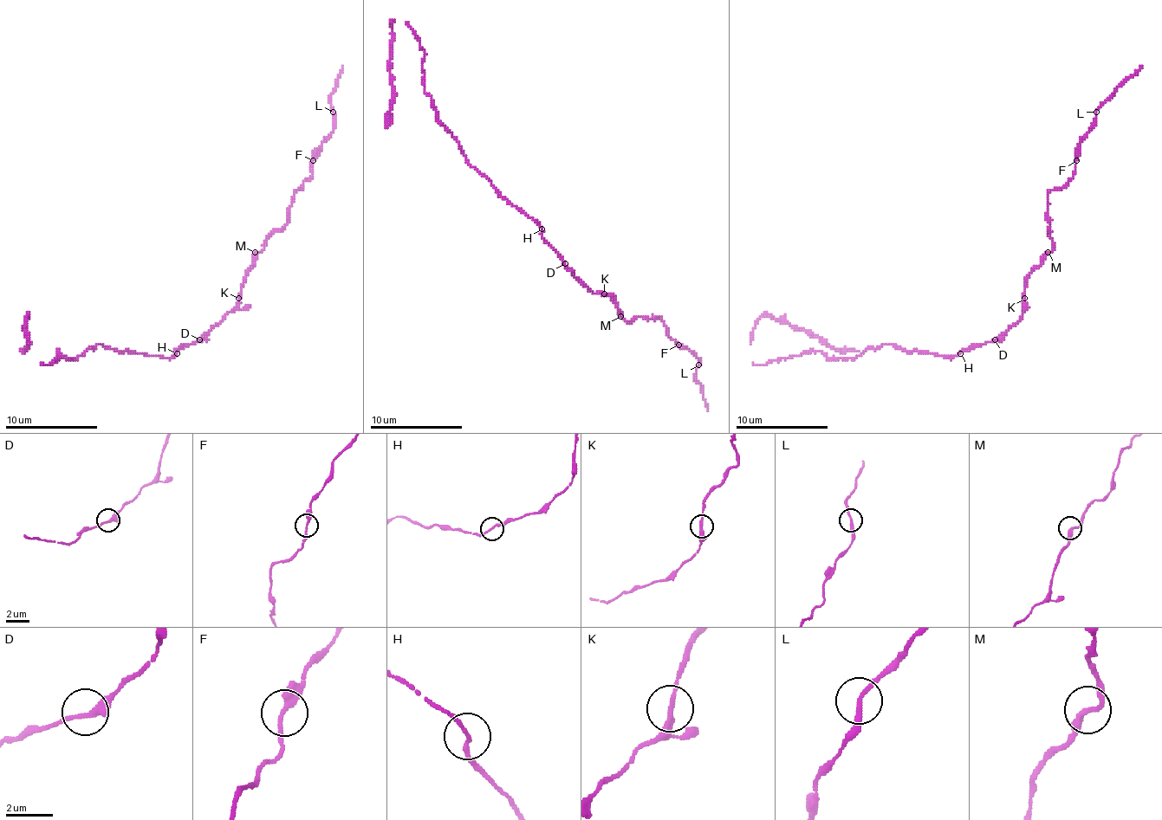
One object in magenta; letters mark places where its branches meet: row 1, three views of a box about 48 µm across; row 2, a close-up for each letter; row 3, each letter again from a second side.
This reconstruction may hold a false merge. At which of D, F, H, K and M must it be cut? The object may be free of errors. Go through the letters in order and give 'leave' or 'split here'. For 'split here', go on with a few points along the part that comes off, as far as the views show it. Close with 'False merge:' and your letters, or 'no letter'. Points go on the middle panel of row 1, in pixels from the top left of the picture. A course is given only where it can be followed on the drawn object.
D: leave
F: leave
H: leave
K: leave
M: leave
False merge: no letter

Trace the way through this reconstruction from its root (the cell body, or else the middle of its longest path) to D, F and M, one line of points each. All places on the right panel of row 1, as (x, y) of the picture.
D: (957, 353), (995, 339)
F: (957, 353), (996, 342), (1024, 312), (1027, 277), (1052, 249), (1048, 195), (1075, 174), (1075, 160)
M: (957, 353), (981, 346), (985, 342), (996, 342), (1020, 319), (1024, 312), (1027, 277), (1048, 252)

